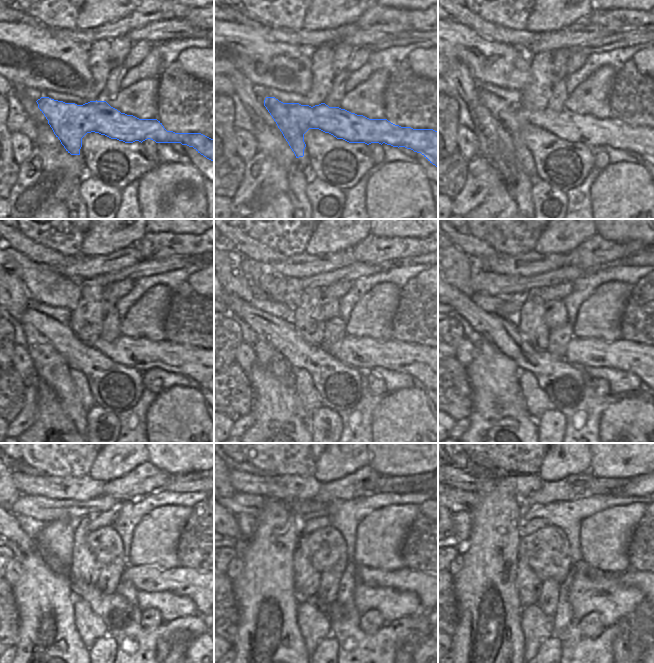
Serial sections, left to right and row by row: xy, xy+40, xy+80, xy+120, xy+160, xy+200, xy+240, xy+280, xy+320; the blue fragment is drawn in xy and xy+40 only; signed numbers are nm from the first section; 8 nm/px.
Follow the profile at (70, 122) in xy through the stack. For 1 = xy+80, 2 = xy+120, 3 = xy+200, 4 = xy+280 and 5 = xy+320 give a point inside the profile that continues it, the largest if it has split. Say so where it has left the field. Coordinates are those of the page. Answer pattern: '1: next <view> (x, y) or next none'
1: next xy+80 (591, 131)
2: next xy+120 (142, 354)
3: next xy+200 (637, 358)
4: next xy+280 (404, 579)
5: next xy+320 (641, 580)

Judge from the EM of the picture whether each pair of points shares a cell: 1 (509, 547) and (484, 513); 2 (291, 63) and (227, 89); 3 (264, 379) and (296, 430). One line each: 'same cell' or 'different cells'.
1: same cell
2: different cells
3: same cell

